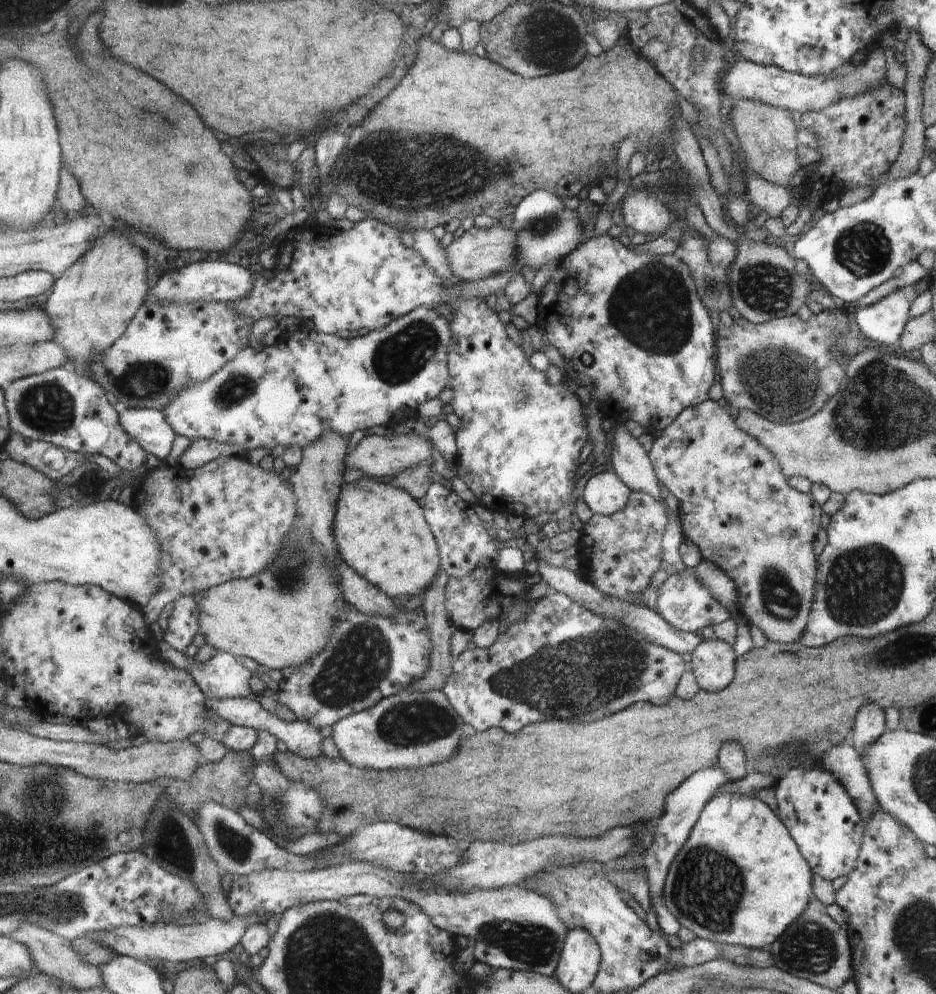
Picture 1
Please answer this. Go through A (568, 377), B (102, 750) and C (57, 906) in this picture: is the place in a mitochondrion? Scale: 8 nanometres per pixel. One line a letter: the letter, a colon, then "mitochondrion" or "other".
A: other
B: other
C: mitochondrion

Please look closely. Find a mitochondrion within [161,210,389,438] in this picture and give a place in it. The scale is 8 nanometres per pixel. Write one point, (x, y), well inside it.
(240, 386)

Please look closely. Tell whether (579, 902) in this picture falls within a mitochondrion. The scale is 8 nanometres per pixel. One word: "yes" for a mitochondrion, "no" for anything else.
no

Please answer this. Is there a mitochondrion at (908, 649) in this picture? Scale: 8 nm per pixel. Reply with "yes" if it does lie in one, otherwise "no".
yes

